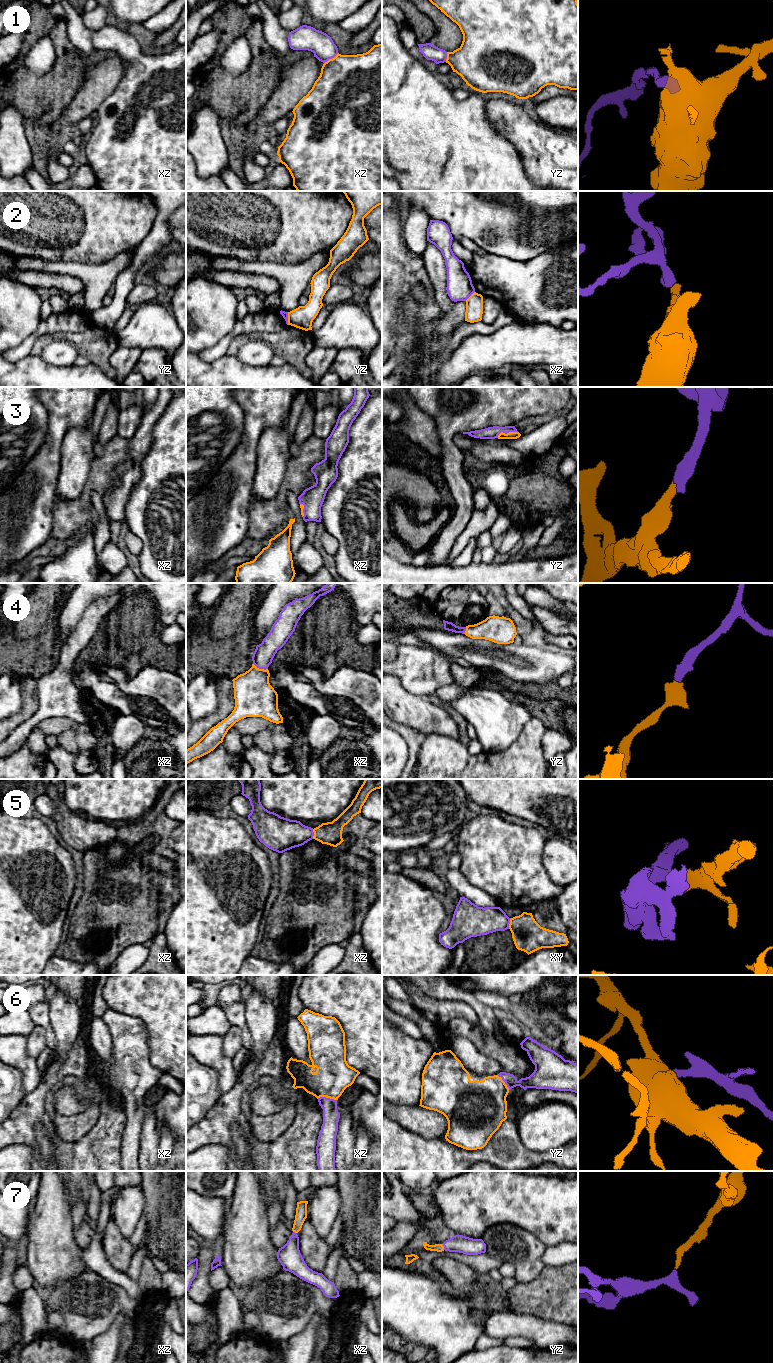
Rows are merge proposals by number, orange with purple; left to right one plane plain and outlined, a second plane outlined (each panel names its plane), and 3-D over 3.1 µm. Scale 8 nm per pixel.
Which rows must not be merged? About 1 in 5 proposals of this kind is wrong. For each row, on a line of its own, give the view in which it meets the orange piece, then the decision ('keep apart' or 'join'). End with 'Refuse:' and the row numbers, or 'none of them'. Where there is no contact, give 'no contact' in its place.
1: contact in xz; join
2: contact in yz; keep apart
3: contact in yz; join
4: contact in xz; join
5: contact in xy; keep apart
6: contact in xz; join
7: contact in yz; join
Refuse: 2, 5

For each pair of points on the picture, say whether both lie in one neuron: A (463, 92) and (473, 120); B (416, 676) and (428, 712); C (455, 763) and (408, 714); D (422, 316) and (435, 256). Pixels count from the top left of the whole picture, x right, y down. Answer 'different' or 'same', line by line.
A: different
B: different
C: different
D: different

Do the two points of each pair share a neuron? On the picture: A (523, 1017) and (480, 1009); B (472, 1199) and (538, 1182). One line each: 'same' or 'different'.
A: different
B: same

